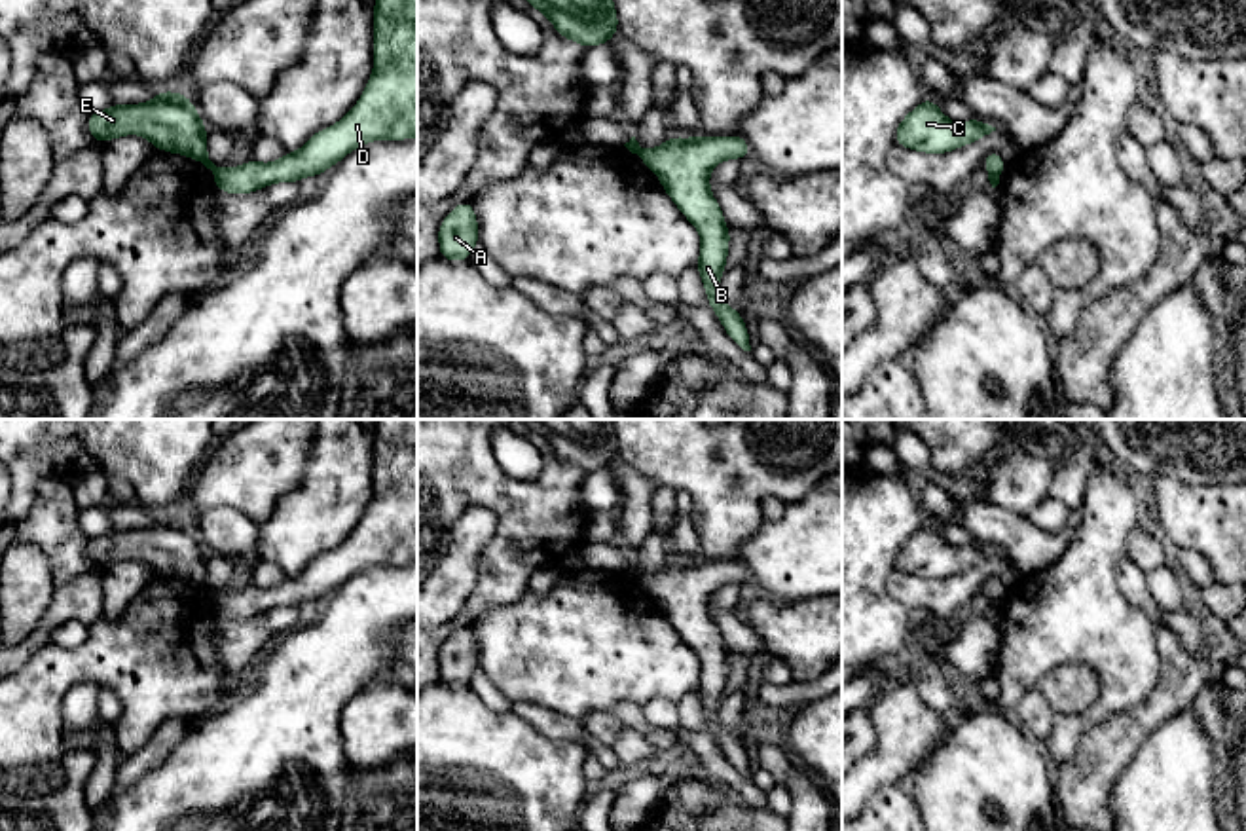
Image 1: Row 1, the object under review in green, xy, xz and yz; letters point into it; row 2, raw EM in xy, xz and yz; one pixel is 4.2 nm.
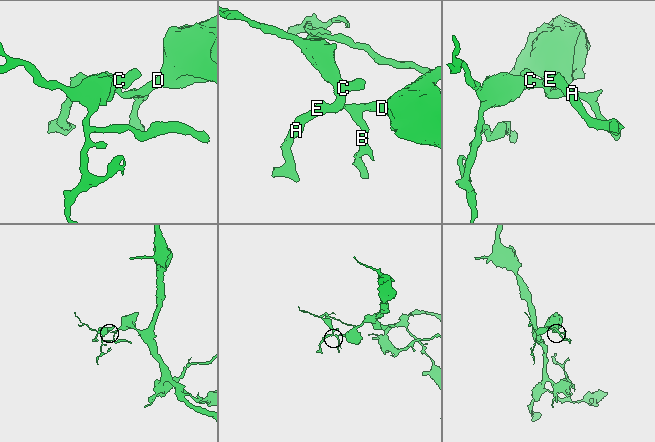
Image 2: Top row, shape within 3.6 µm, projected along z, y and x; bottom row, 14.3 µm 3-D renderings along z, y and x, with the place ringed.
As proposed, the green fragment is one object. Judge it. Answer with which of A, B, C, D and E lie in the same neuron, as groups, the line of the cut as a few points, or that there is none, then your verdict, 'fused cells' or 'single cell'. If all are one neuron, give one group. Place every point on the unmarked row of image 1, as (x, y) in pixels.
groups A C E / B D; cut xy (217, 592), (213, 596); fused cells

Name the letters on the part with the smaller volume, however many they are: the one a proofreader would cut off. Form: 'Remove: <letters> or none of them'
Remove: A, C, E

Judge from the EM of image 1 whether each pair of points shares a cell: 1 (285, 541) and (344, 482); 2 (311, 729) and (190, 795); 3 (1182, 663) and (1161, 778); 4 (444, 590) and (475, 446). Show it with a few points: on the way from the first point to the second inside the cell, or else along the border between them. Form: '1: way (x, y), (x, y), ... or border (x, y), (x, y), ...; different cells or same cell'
1: way (300, 526), (334, 492); same cell
2: way (281, 756), (249, 788), (220, 795); same cell
3: border (1186, 708), (1163, 720), (1138, 744); different cells
4: border (495, 515), (469, 507), (454, 526), (442, 560); different cells

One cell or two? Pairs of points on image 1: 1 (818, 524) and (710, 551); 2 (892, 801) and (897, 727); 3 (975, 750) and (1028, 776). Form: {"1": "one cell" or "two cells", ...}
{"1": "two cells", "2": "two cells", "3": "one cell"}

